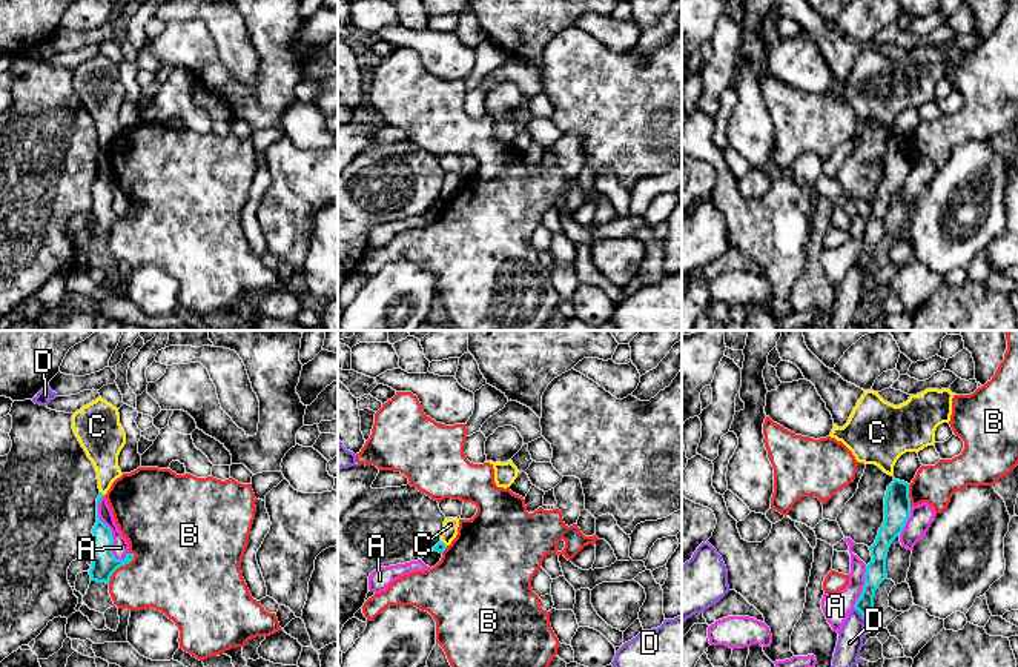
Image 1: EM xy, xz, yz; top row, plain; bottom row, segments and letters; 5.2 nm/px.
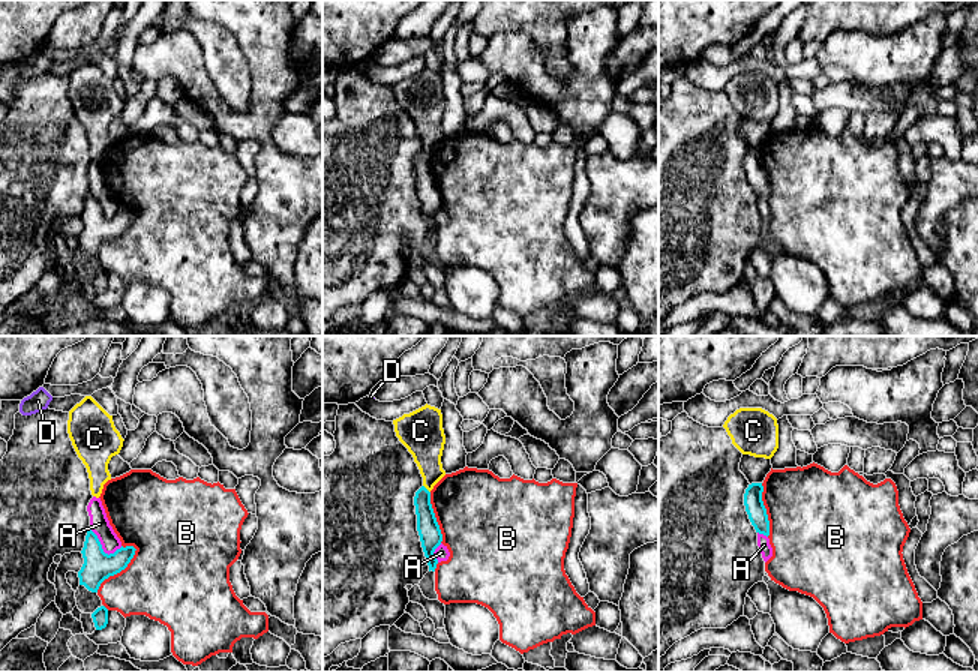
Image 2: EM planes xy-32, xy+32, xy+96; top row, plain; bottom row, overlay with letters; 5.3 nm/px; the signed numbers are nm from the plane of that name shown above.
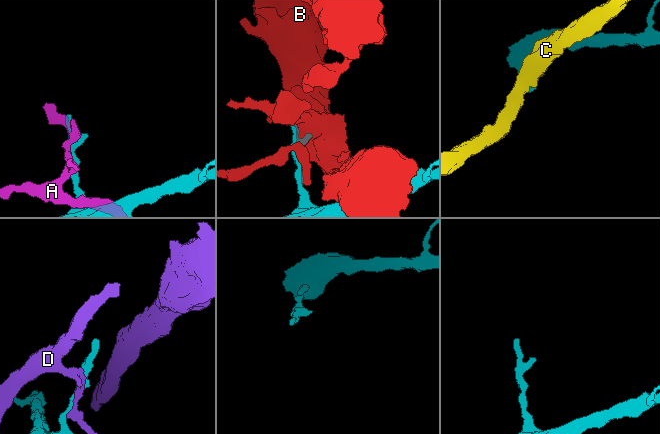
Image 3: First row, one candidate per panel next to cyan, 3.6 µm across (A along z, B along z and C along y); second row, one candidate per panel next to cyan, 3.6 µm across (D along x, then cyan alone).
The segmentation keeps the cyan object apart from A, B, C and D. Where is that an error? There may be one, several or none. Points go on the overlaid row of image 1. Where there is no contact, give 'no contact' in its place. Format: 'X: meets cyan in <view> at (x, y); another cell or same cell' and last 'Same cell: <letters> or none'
A: meets cyan in xy at (109, 530); another cell
B: meets cyan in xy at (120, 566); another cell
C: meets cyan in xy at (102, 494); another cell
D: meets cyan in yz at (860, 612); another cell
Same cell: none

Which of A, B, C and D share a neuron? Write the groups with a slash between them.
A / B / C / D

